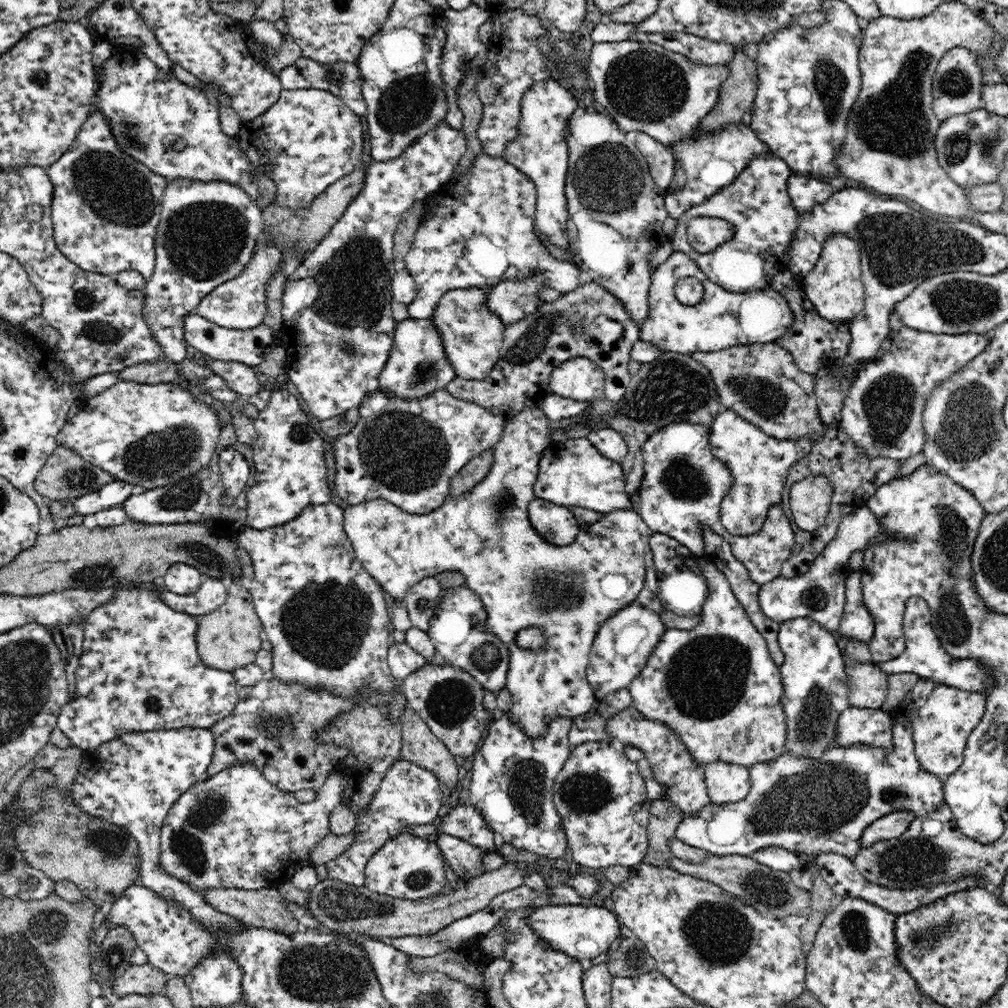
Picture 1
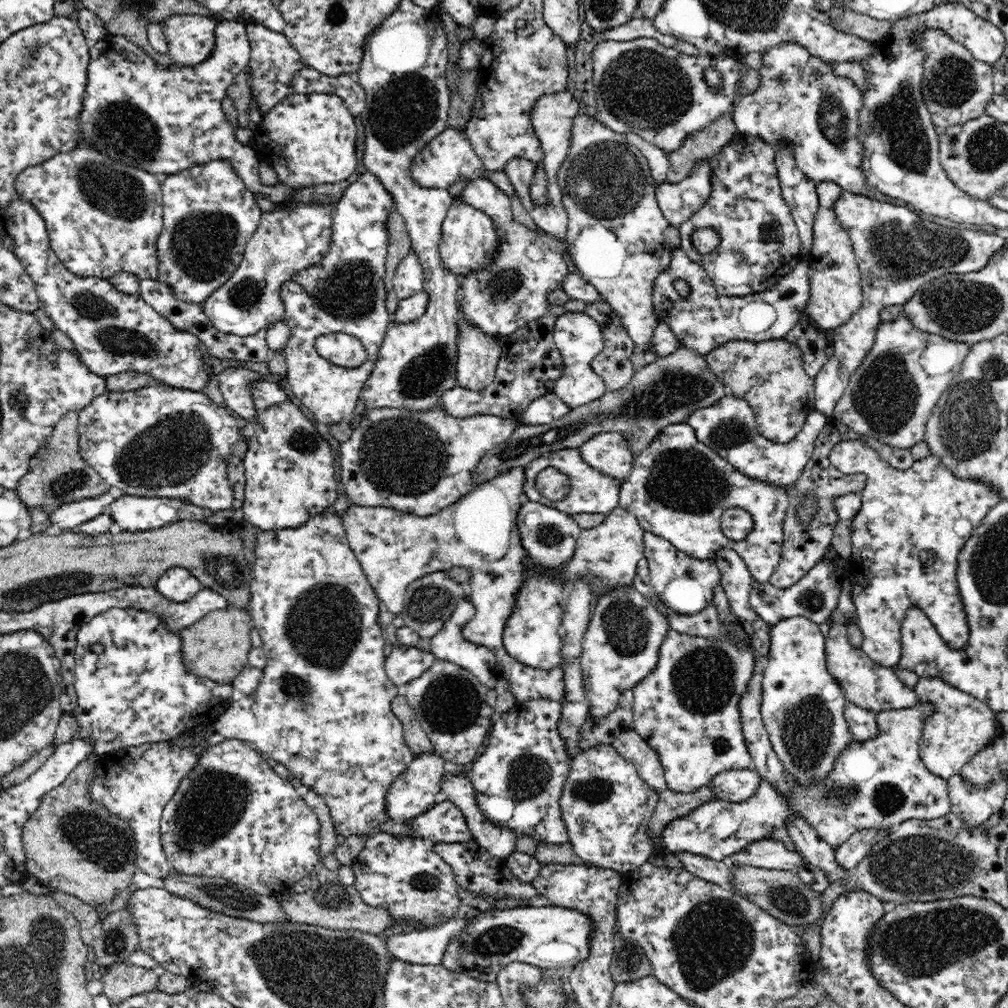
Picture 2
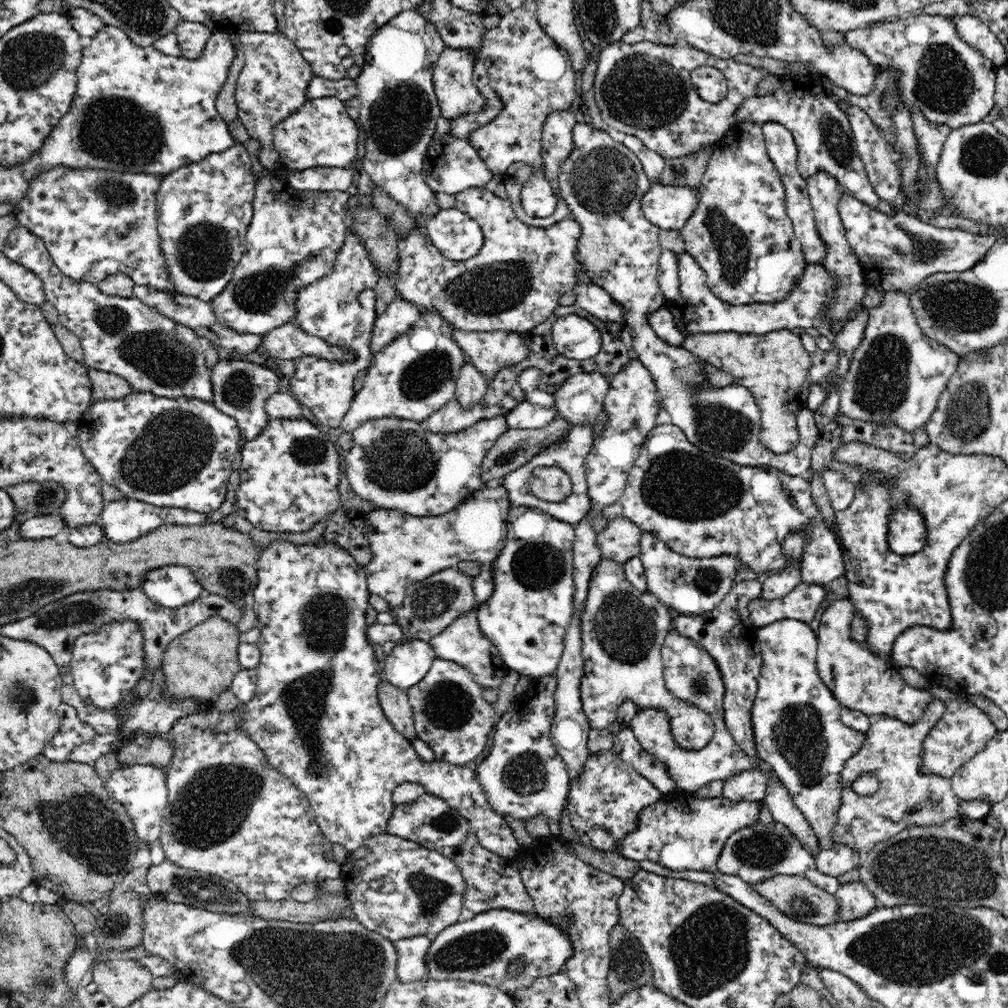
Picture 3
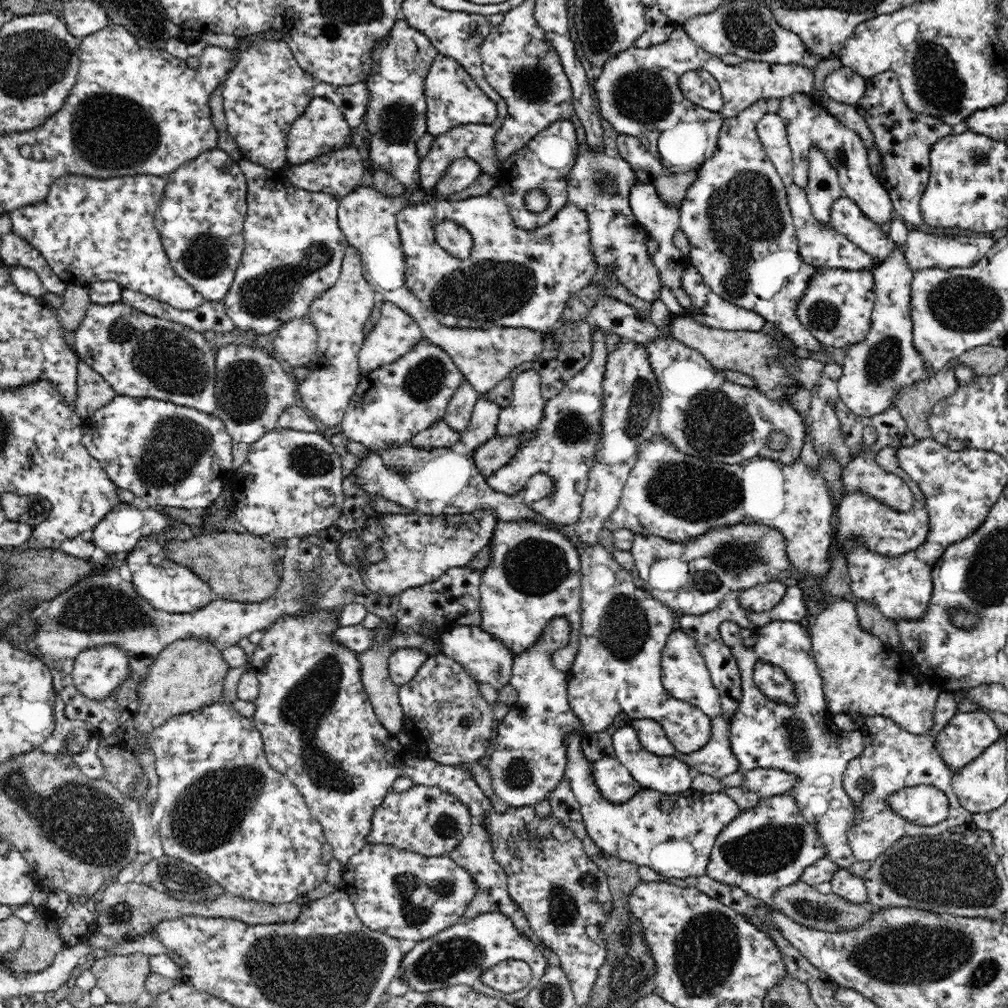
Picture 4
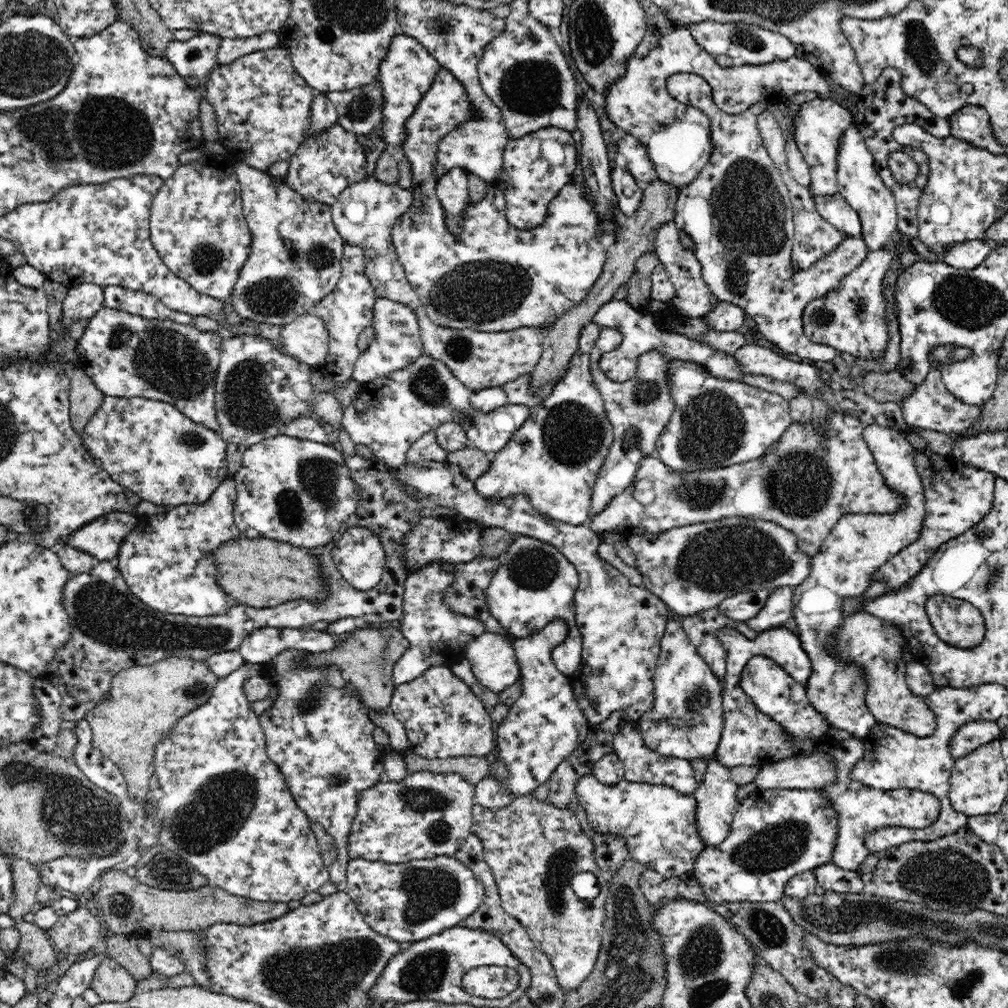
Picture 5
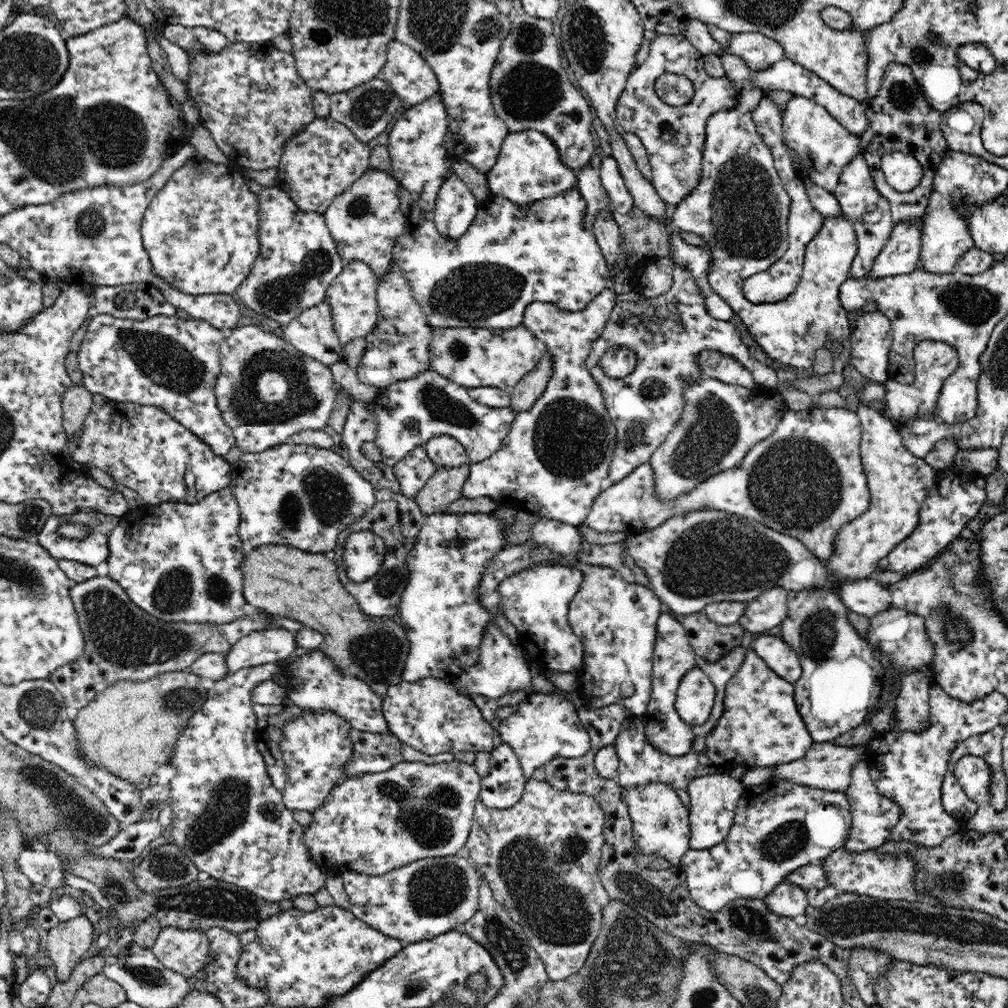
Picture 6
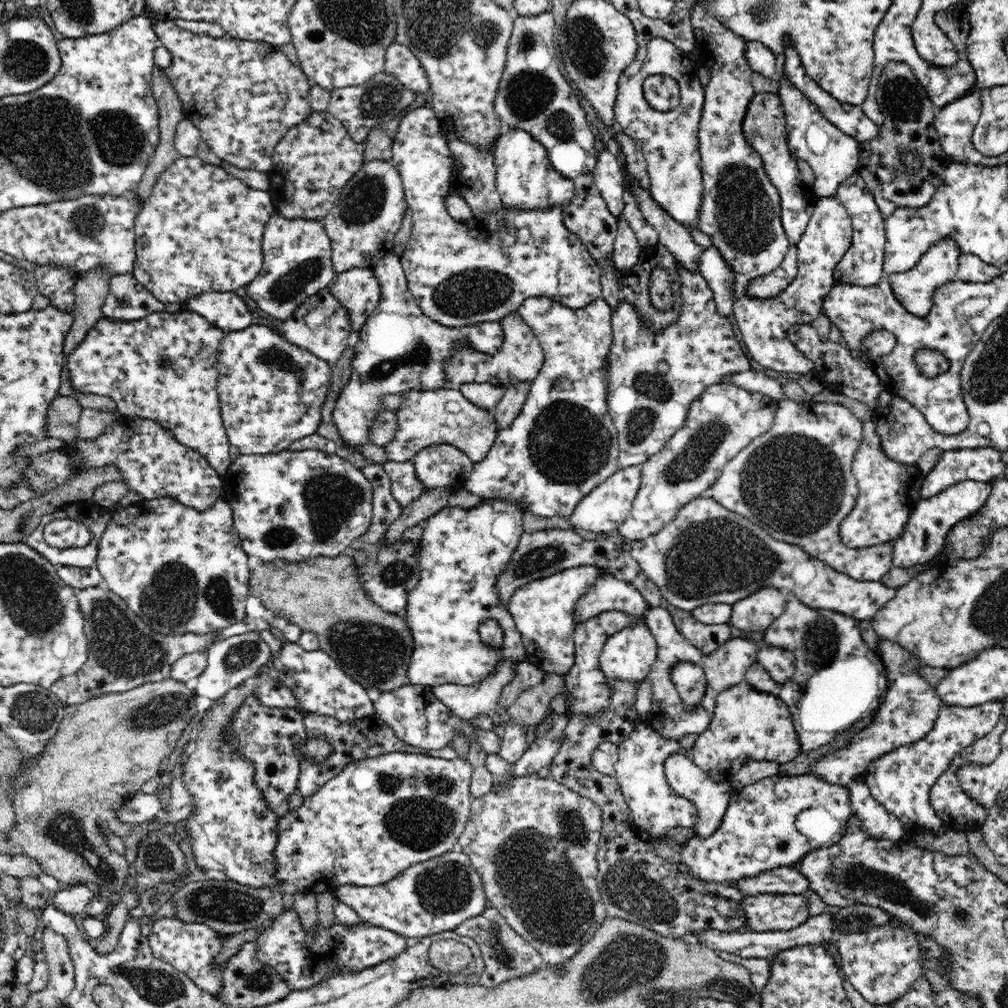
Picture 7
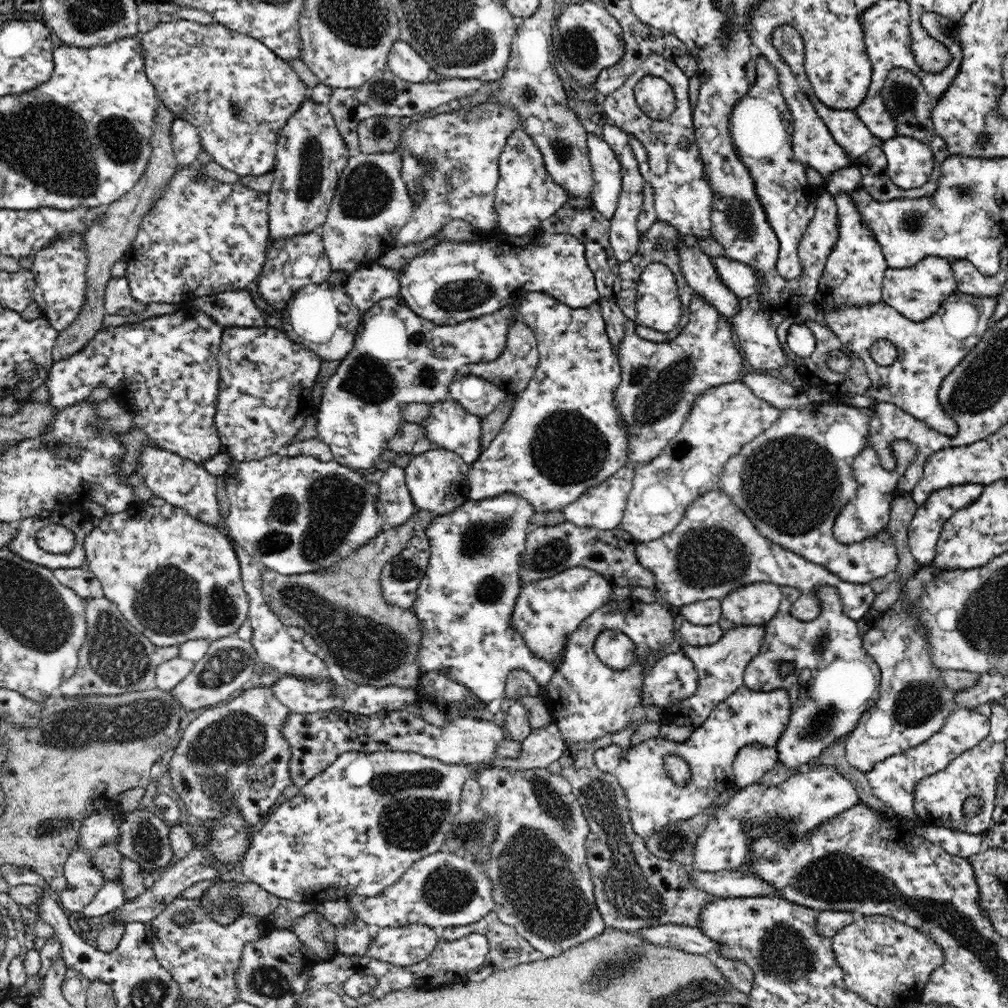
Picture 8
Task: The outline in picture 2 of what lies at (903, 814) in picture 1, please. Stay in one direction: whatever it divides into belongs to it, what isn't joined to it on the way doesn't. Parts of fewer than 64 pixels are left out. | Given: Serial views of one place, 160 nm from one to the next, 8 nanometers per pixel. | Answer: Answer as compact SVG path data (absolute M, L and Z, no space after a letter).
M868 828L868 830L856 831L846 842L835 848L836 863L848 871L856 868L872 847L888 833L890 828L884 828L884 830Z

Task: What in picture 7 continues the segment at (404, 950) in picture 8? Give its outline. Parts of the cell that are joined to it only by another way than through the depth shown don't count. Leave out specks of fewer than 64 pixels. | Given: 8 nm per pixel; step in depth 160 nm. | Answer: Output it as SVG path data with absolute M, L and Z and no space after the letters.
M294 908L284 910L274 918L274 924L270 928L262 930L255 942L256 960L274 967L292 991L314 986L336 969L340 969L342 973L353 973L376 966L398 956L411 943L396 932L367 924L346 927L338 923L328 929L319 926L318 933L304 933L304 925L300 923L300 917Z

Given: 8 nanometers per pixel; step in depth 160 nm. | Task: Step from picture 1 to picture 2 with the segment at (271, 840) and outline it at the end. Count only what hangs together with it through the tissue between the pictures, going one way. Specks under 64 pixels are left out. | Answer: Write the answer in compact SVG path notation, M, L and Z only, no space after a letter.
M217 738L205 751L199 754L198 764L186 775L176 789L172 800L164 807L161 820L161 843L172 872L186 876L206 876L222 878L230 883L240 884L264 896L275 897L277 893L286 892L293 888L293 884L302 878L309 877L320 858L320 823L317 814L308 803L296 792L296 787L286 776L278 774L264 760L254 746L238 739Z

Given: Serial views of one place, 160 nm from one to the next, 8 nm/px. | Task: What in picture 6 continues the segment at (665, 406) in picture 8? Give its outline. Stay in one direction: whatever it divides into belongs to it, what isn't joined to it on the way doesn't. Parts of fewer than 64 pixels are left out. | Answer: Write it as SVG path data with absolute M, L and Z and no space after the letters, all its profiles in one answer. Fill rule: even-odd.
M675 264L672 286L663 295L646 298L635 289L617 295L602 334L591 346L585 363L601 388L607 412L617 430L617 444L607 476L613 484L642 463L648 463L680 421L685 406L685 385L703 377L698 365L700 352L712 350L733 356L751 372L756 384L771 388L778 386L776 371L752 357L736 326L710 316L700 290L690 271ZM618 346L633 350L637 363L628 376L617 380L606 376L600 367L600 356Z

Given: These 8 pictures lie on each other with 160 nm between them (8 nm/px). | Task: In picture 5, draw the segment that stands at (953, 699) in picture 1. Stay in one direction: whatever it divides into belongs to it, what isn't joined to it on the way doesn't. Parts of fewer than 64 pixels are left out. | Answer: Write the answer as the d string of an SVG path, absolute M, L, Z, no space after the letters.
M990 720L968 721L958 728L950 740L954 760L975 751L979 746L1000 738L1002 731L996 722Z

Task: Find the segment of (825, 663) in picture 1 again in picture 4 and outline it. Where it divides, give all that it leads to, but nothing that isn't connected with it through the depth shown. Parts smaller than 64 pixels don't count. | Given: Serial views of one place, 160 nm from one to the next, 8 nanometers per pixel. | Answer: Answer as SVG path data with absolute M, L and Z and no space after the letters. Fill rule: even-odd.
M776 620L758 627L757 643L746 648L737 634L736 624L732 621L724 621L719 626L719 631L722 640L730 647L732 657L736 659L741 678L741 699L729 724L730 744L740 768L743 771L773 768L796 775L796 786L790 790L789 794L796 799L796 805L802 811L802 818L816 829L820 841L826 847L828 859L840 866L840 869L848 869L857 862L848 844L847 835L852 826L852 820L856 816L856 805L852 803L845 791L843 774L848 762L862 754L864 735L861 730L848 733L834 724L833 713L826 706L823 680L812 655L811 636L800 623ZM759 662L768 662L784 670L784 673L794 683L796 704L792 706L776 704L764 696L764 693L755 685L753 676L755 665Z

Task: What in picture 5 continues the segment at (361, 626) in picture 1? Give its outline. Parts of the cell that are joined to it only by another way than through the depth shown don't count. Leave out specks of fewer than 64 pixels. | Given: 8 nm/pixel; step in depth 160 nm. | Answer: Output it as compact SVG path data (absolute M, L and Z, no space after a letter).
M284 650L280 653L277 658L260 666L260 676L268 679L268 683L272 685L272 706L258 715L265 734L265 747L268 756L285 776L295 803L310 820L318 822L334 838L338 859L329 866L329 882L336 884L338 891L345 892L347 865L351 860L347 838L356 816L358 795L360 791L373 787L380 781L383 762L392 750L387 752L376 746L372 736L376 726L369 719L357 689L343 678L338 665L316 668L304 665L306 656L312 654L305 650Z

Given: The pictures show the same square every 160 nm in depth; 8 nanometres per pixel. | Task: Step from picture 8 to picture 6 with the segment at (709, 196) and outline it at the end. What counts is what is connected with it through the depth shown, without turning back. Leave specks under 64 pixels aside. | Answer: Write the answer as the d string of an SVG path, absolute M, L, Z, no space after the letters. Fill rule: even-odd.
M661 35L654 40L650 46L648 58L636 66L625 84L624 92L616 104L616 122L622 132L635 134L640 138L645 149L648 151L648 158L652 167L651 182L660 198L670 208L675 208L694 188L701 182L703 148L705 143L704 126L708 117L719 110L726 110L735 107L737 90L732 81L725 76L710 77L704 69L703 55L696 51L685 35ZM663 73L672 73L685 76L693 84L693 97L688 104L672 106L666 104L655 93L655 80Z

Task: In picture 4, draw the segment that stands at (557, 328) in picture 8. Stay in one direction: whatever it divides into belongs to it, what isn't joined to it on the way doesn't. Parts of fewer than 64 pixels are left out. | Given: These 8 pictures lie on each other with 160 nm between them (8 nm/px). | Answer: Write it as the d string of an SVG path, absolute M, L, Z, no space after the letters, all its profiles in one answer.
M596 328L592 331L591 341L593 342L593 349L589 363L564 385L564 389L557 396L546 401L544 422L534 430L535 435L529 438L530 440L526 440L522 448L518 448L514 460L486 478L487 483L490 484L496 492L502 492L507 495L517 495L517 492L524 488L524 485L533 474L536 474L536 472L544 472L544 474L547 474L553 480L553 491L548 496L532 502L530 507L549 523L558 523L562 526L572 525L578 522L582 513L581 502L583 501L584 492L588 484L588 472L591 471L590 468L592 468L592 464L594 464L596 444L600 438L604 400L602 384L608 354L606 350L606 340L606 332L602 329Z

